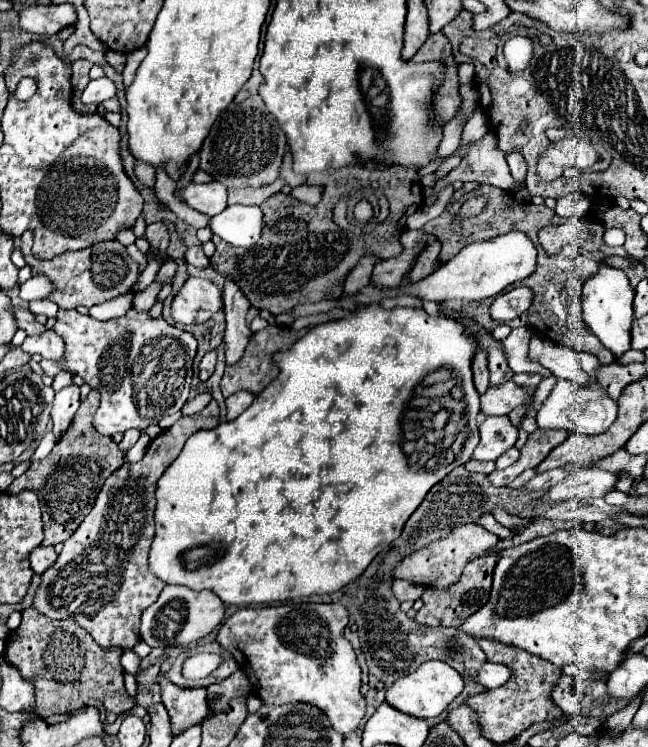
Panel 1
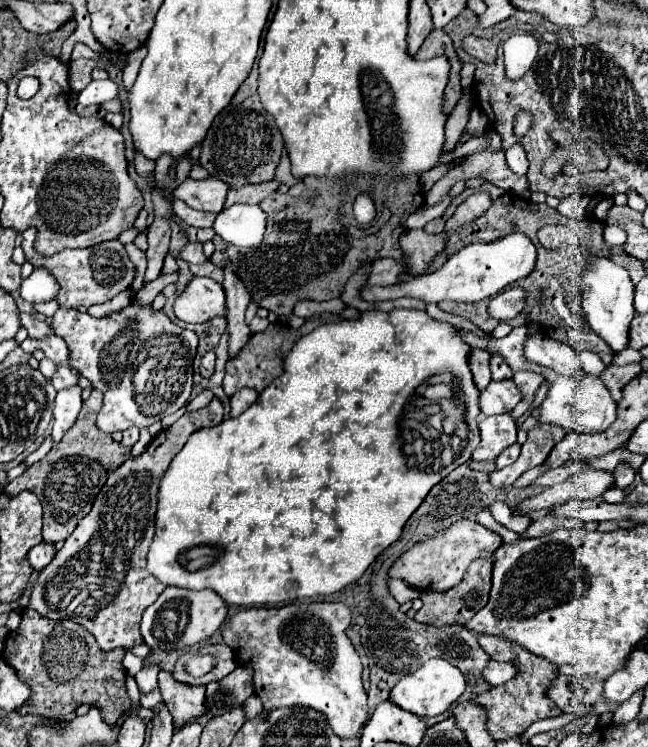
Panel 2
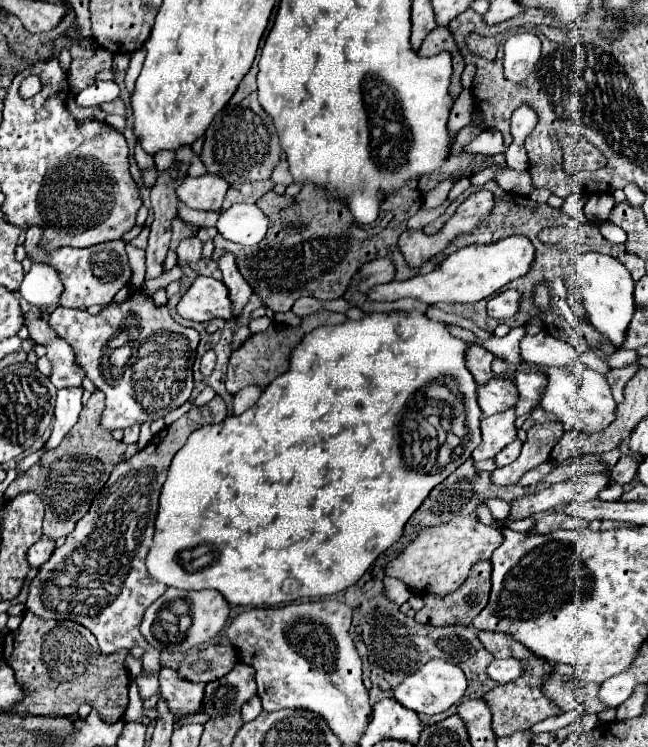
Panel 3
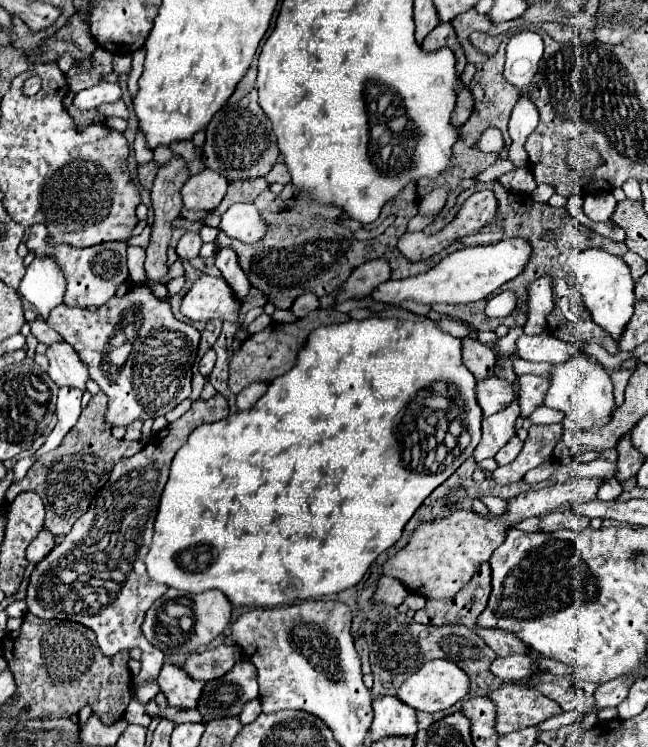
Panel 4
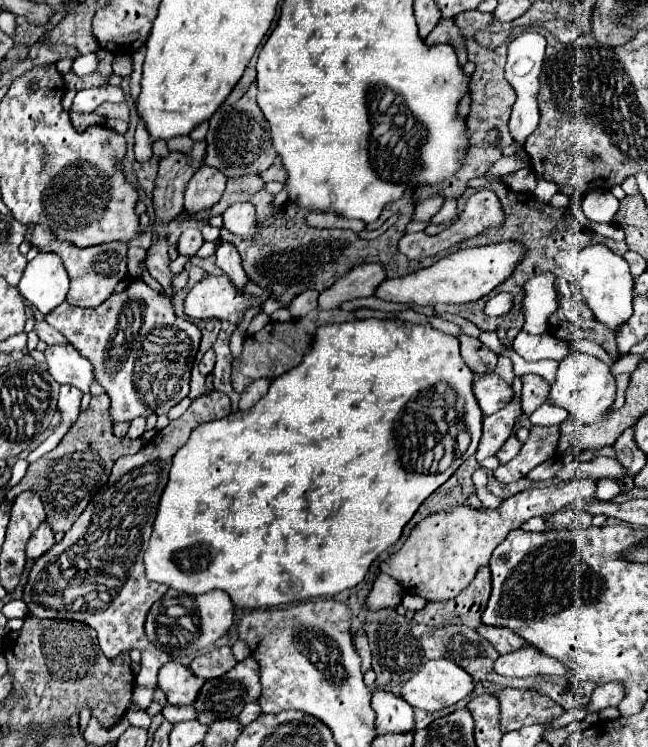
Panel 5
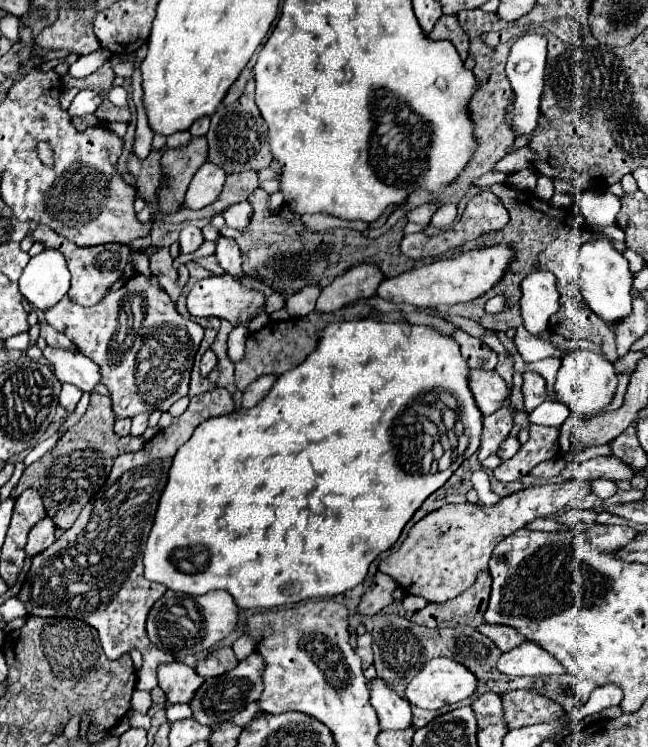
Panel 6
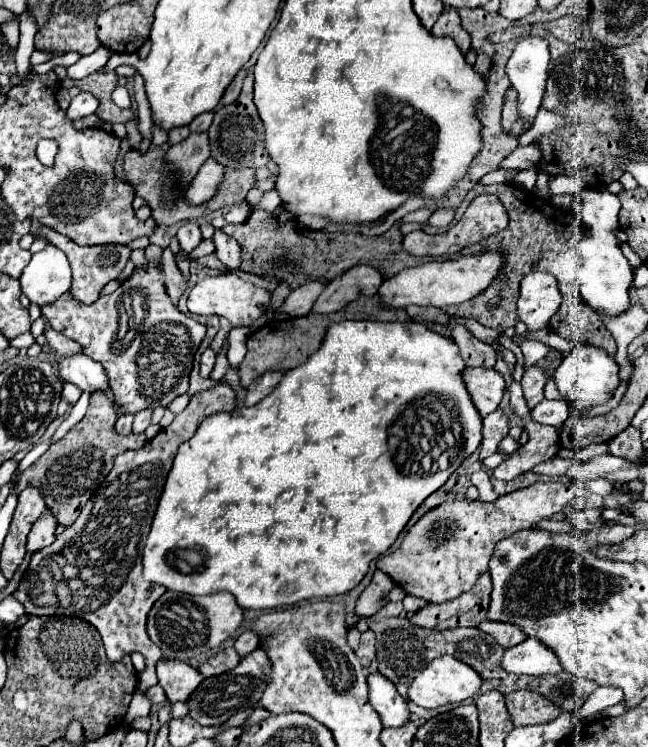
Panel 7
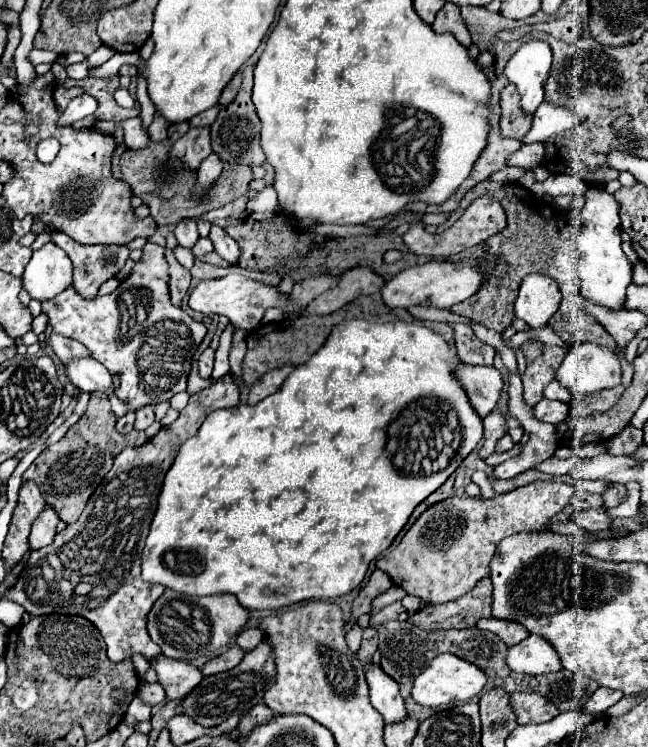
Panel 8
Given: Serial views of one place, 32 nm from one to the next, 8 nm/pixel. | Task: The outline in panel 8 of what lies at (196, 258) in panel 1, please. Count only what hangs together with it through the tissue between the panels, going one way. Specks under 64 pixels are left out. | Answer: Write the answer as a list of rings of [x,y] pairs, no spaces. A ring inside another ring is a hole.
[[[188,220],[188,222],[180,222],[174,230],[176,238],[178,238],[178,244],[184,246],[184,248],[194,248],[194,244],[198,242],[200,234],[198,234],[198,228],[196,228],[196,220]]]

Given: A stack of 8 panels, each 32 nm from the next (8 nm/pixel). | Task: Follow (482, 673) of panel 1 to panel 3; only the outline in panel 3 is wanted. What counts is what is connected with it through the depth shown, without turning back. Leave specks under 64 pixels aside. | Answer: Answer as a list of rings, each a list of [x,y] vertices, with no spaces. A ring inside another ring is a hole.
[[[516,658],[492,660],[486,668],[486,674],[490,680],[494,680],[498,684],[506,684],[512,678],[518,678],[518,674],[524,674],[524,668],[520,666],[520,662],[516,662]]]

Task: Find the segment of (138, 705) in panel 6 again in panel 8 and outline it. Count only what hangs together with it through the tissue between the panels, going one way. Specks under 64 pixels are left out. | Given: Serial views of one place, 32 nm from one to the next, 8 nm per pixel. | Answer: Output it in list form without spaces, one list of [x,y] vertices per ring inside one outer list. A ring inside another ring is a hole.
[[[136,694],[134,700],[132,700],[130,706],[128,706],[128,712],[126,712],[126,716],[124,716],[124,724],[134,726],[136,722],[142,722],[142,720],[150,720],[150,704],[146,704],[146,702]]]

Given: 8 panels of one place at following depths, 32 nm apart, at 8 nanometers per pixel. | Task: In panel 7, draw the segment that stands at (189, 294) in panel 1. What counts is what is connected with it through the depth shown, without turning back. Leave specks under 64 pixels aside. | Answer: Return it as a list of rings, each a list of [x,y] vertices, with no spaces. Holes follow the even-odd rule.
[[[220,274],[214,278],[204,278],[200,280],[190,296],[188,296],[188,310],[192,314],[202,314],[202,316],[224,316],[230,320],[232,326],[250,326],[256,318],[260,318],[270,304],[270,294],[262,288],[256,288],[250,282],[244,282],[238,274]]]

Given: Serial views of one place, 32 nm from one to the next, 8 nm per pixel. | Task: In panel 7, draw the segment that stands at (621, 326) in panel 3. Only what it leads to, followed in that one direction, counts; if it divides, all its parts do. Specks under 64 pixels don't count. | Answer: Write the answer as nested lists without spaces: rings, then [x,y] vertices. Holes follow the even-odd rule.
[[[606,190],[606,200],[596,196],[594,192],[582,194],[582,221],[577,228],[583,233],[580,242],[580,268],[578,268],[578,286],[582,290],[582,296],[586,304],[604,316],[620,316],[630,310],[630,284],[632,284],[632,268],[628,260],[624,258],[622,250],[618,248],[618,240],[614,236],[614,230],[618,228],[618,212],[620,212],[620,200],[618,196],[610,194]]]

